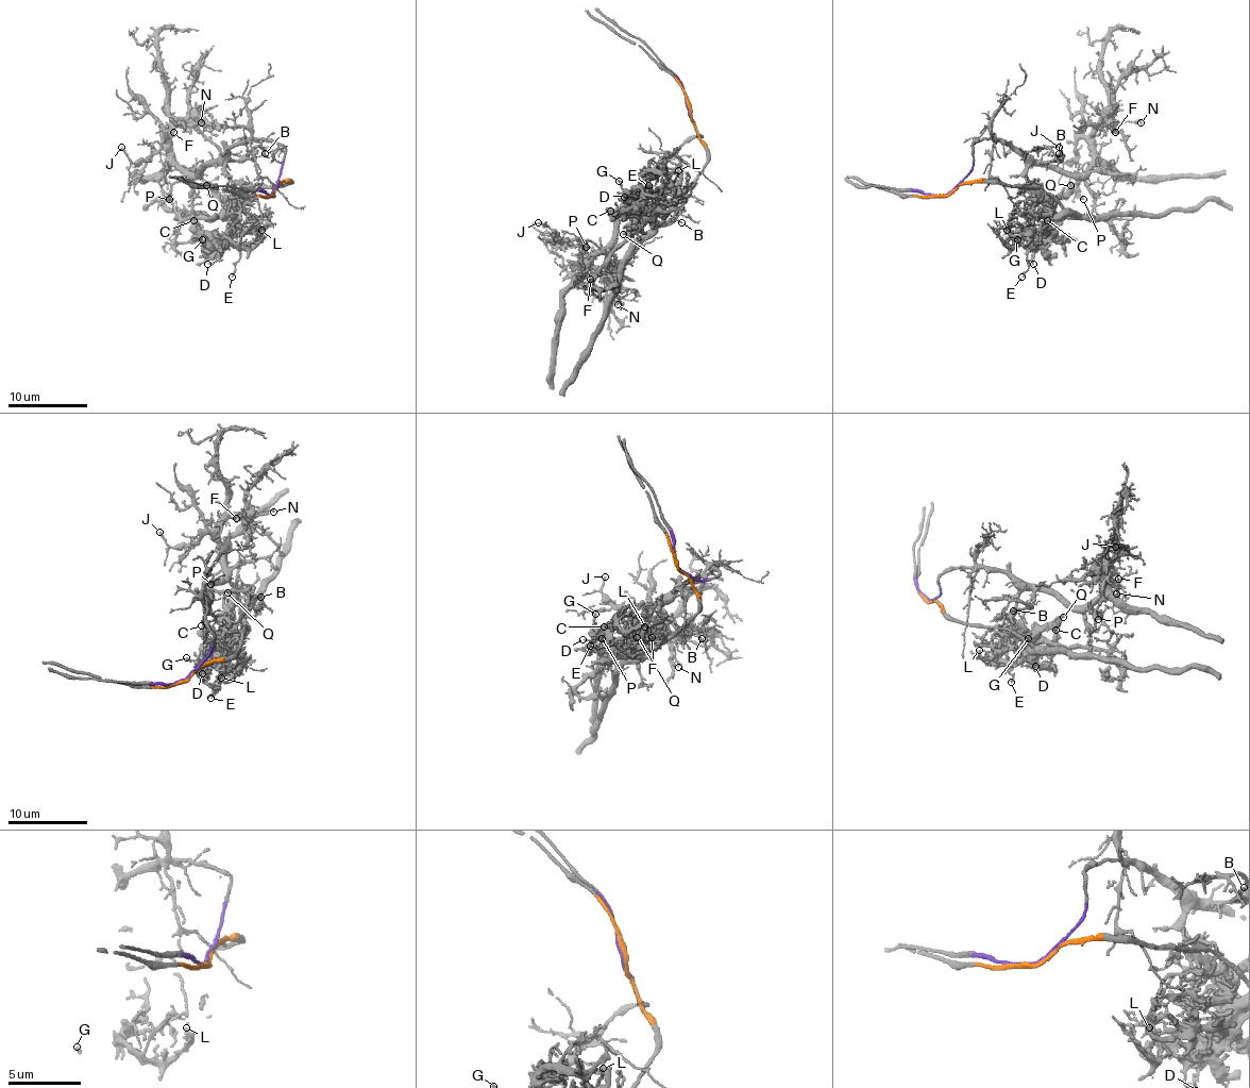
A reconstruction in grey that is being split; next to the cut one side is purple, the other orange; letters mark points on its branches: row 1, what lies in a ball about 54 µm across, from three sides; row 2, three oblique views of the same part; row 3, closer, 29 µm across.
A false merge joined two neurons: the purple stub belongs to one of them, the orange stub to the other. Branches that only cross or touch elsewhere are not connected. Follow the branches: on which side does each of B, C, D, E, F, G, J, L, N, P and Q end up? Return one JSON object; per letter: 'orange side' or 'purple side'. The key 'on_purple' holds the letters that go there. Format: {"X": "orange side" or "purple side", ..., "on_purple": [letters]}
{"B": "purple side", "C": "orange side", "D": "orange side", "E": "orange side", "F": "purple side", "G": "orange side", "J": "purple side", "L": "orange side", "N": "purple side", "P": "purple side", "Q": "orange side", "on_purple": ["B", "F", "J", "N", "P"]}

